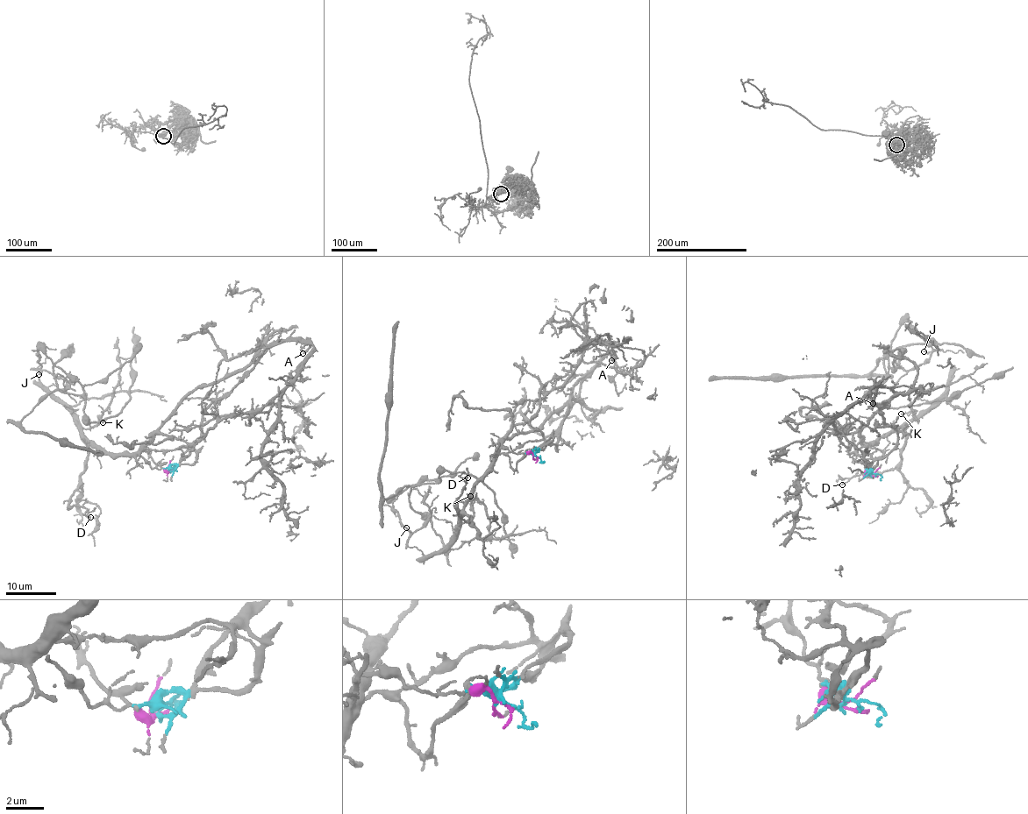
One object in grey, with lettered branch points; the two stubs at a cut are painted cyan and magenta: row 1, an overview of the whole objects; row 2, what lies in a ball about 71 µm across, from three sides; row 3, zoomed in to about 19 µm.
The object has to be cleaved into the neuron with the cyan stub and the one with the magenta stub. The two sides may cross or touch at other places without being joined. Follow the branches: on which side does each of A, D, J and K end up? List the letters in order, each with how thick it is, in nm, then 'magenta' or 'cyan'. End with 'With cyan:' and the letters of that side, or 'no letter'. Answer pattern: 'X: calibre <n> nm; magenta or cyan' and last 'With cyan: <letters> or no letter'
A: calibre 150 nm; cyan
D: calibre 110 nm; magenta
J: calibre 110 nm; magenta
K: calibre 130 nm; magenta
With cyan: A

